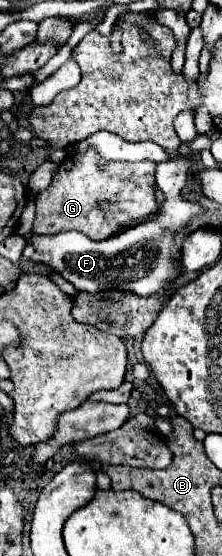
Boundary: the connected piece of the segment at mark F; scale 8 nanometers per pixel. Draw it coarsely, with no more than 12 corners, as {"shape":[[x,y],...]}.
{"shape":[[192,158],[156,168],[162,214],[94,242],[34,236],[30,258],[76,290],[152,296],[176,276]]}

